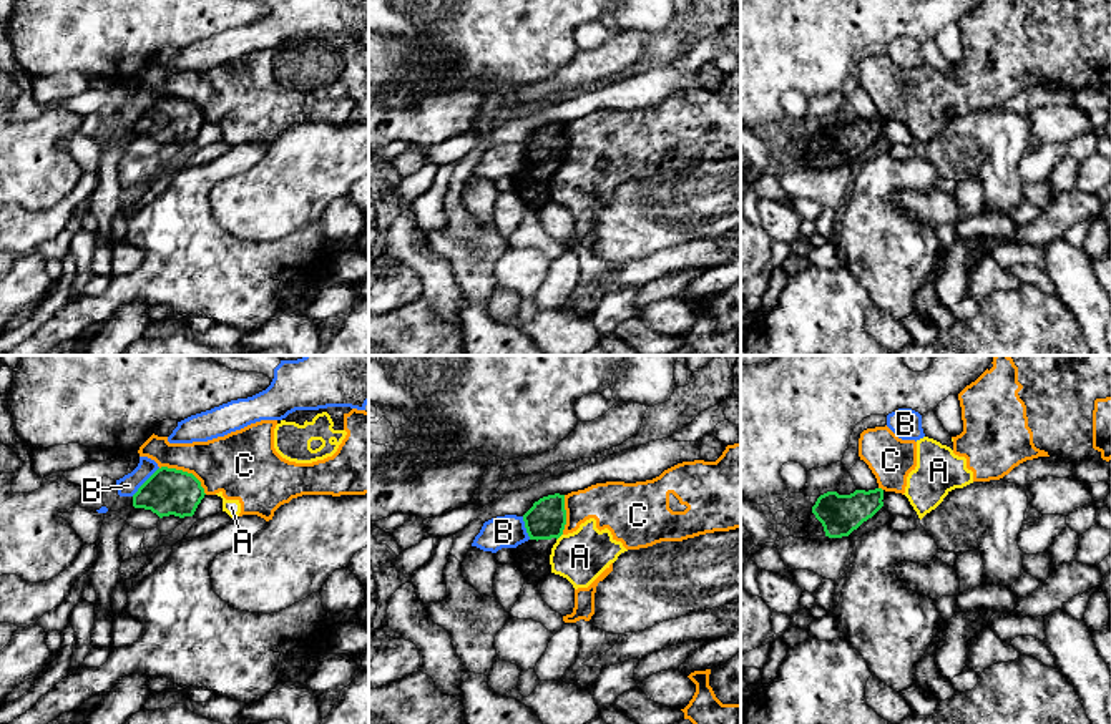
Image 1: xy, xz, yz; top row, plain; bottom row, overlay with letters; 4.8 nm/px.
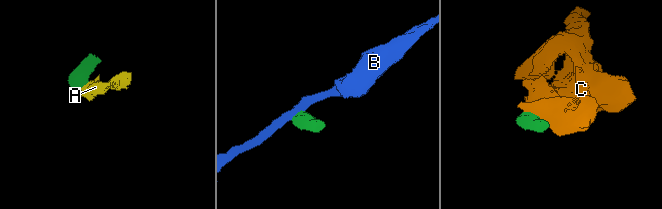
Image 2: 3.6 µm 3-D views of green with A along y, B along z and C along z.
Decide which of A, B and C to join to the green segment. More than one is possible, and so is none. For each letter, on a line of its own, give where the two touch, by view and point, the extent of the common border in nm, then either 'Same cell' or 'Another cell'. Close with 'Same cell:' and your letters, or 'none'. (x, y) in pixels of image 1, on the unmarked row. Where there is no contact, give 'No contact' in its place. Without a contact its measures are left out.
A: Touches green at xz (560, 163). Shared border 50 nm. Another cell
B: Touches green at xy (145, 110). Shared border 190 nm. Another cell
C: Touches green at xy (186, 100). Shared border 260 nm. Another cell
Same cell: none

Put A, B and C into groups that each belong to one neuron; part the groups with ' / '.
A C / B

